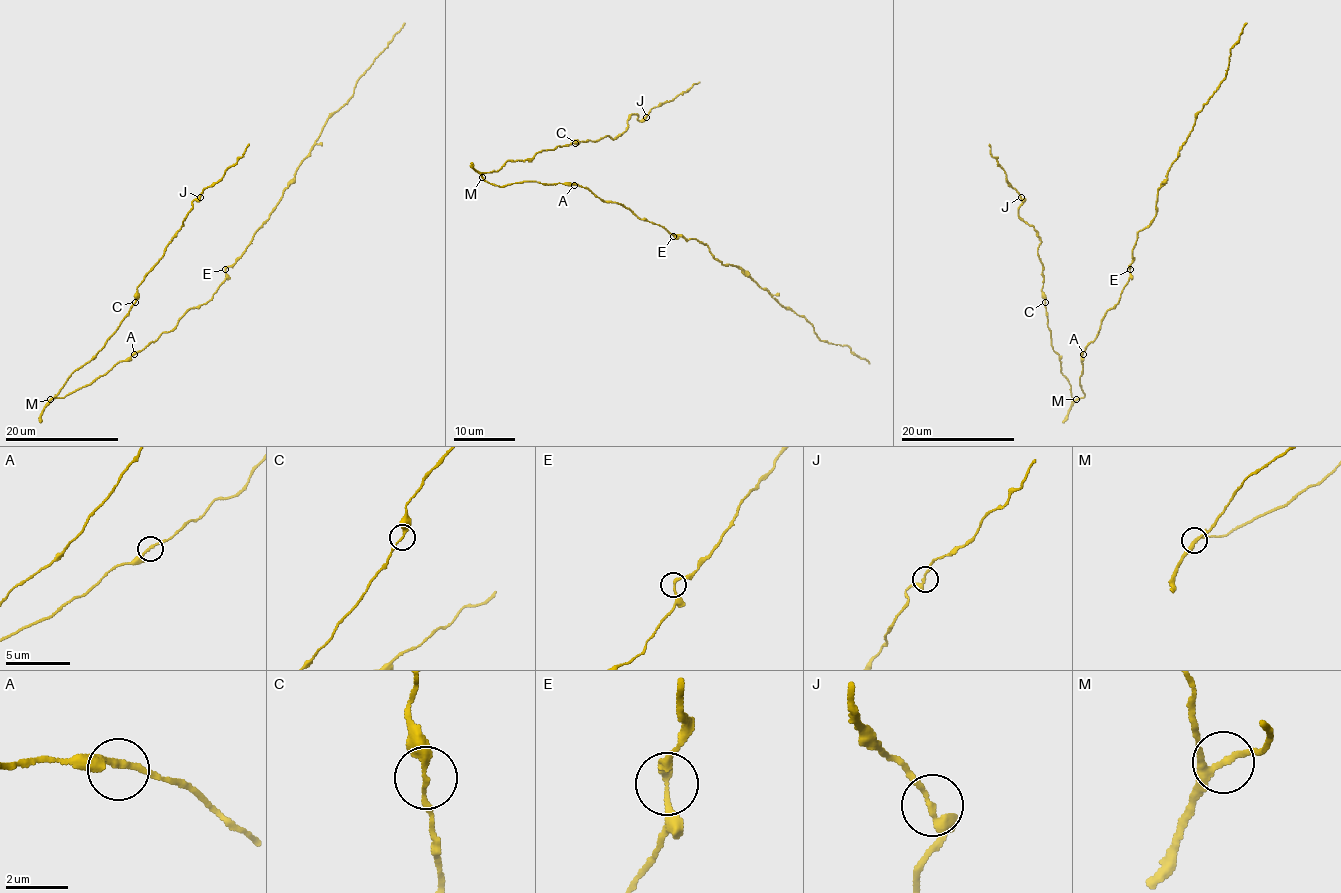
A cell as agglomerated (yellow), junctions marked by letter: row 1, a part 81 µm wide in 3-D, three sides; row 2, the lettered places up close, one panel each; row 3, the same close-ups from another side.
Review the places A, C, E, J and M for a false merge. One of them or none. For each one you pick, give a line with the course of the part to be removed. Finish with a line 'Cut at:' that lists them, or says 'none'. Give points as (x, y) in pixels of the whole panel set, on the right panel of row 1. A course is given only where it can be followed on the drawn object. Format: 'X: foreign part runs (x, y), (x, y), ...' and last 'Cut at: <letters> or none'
Cut at: none

